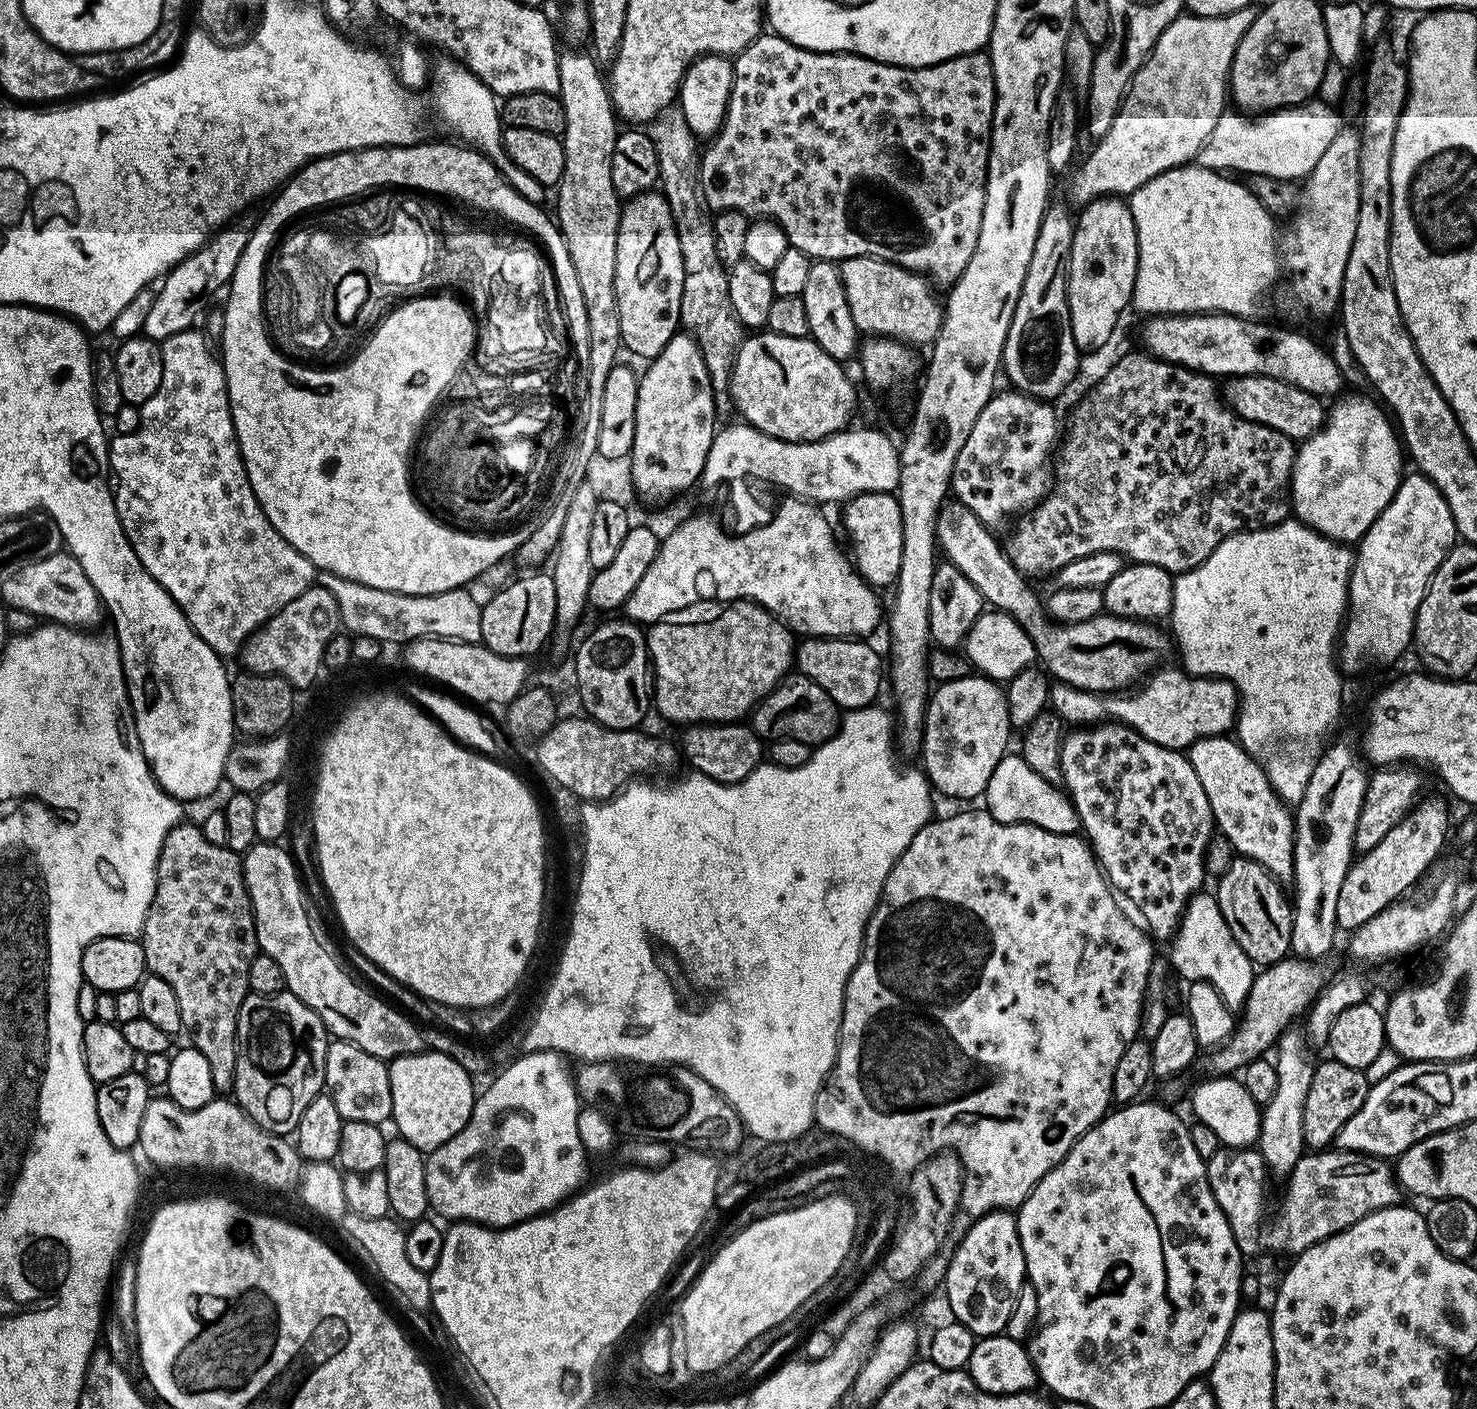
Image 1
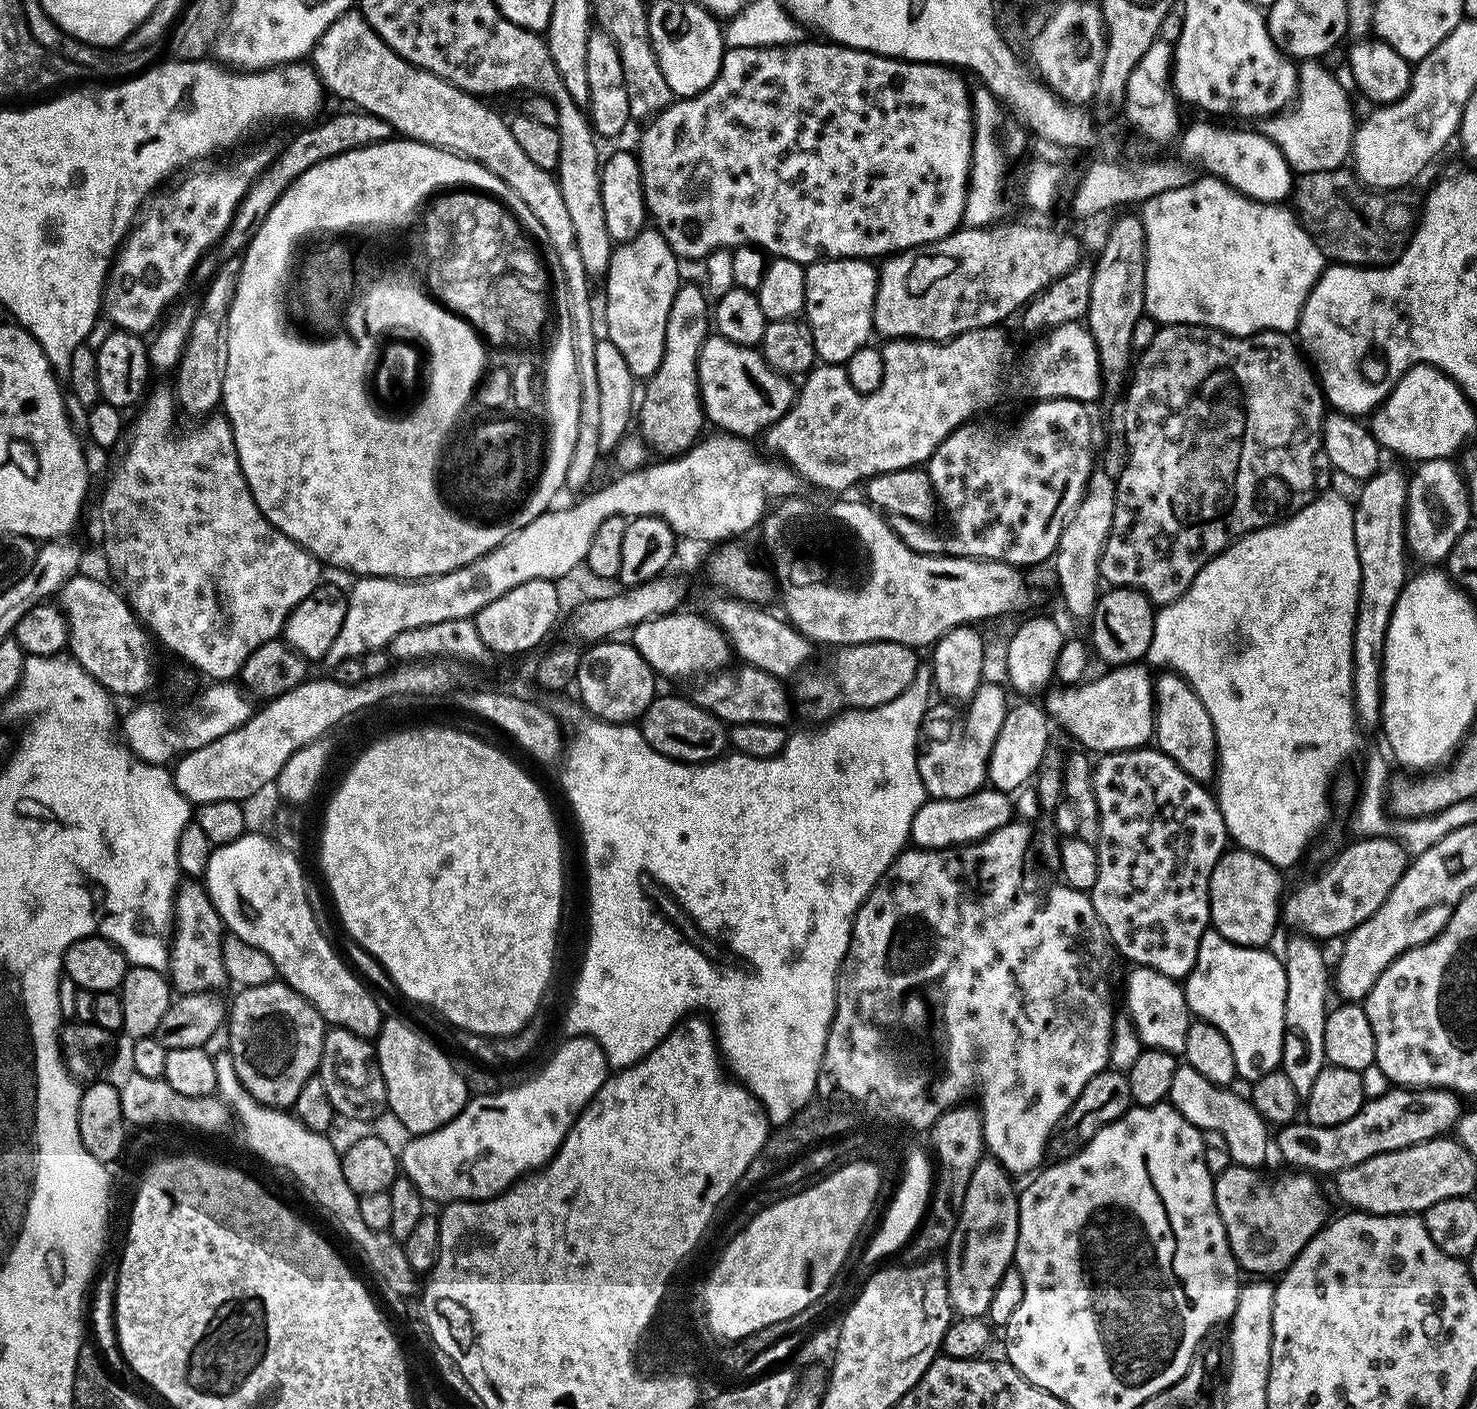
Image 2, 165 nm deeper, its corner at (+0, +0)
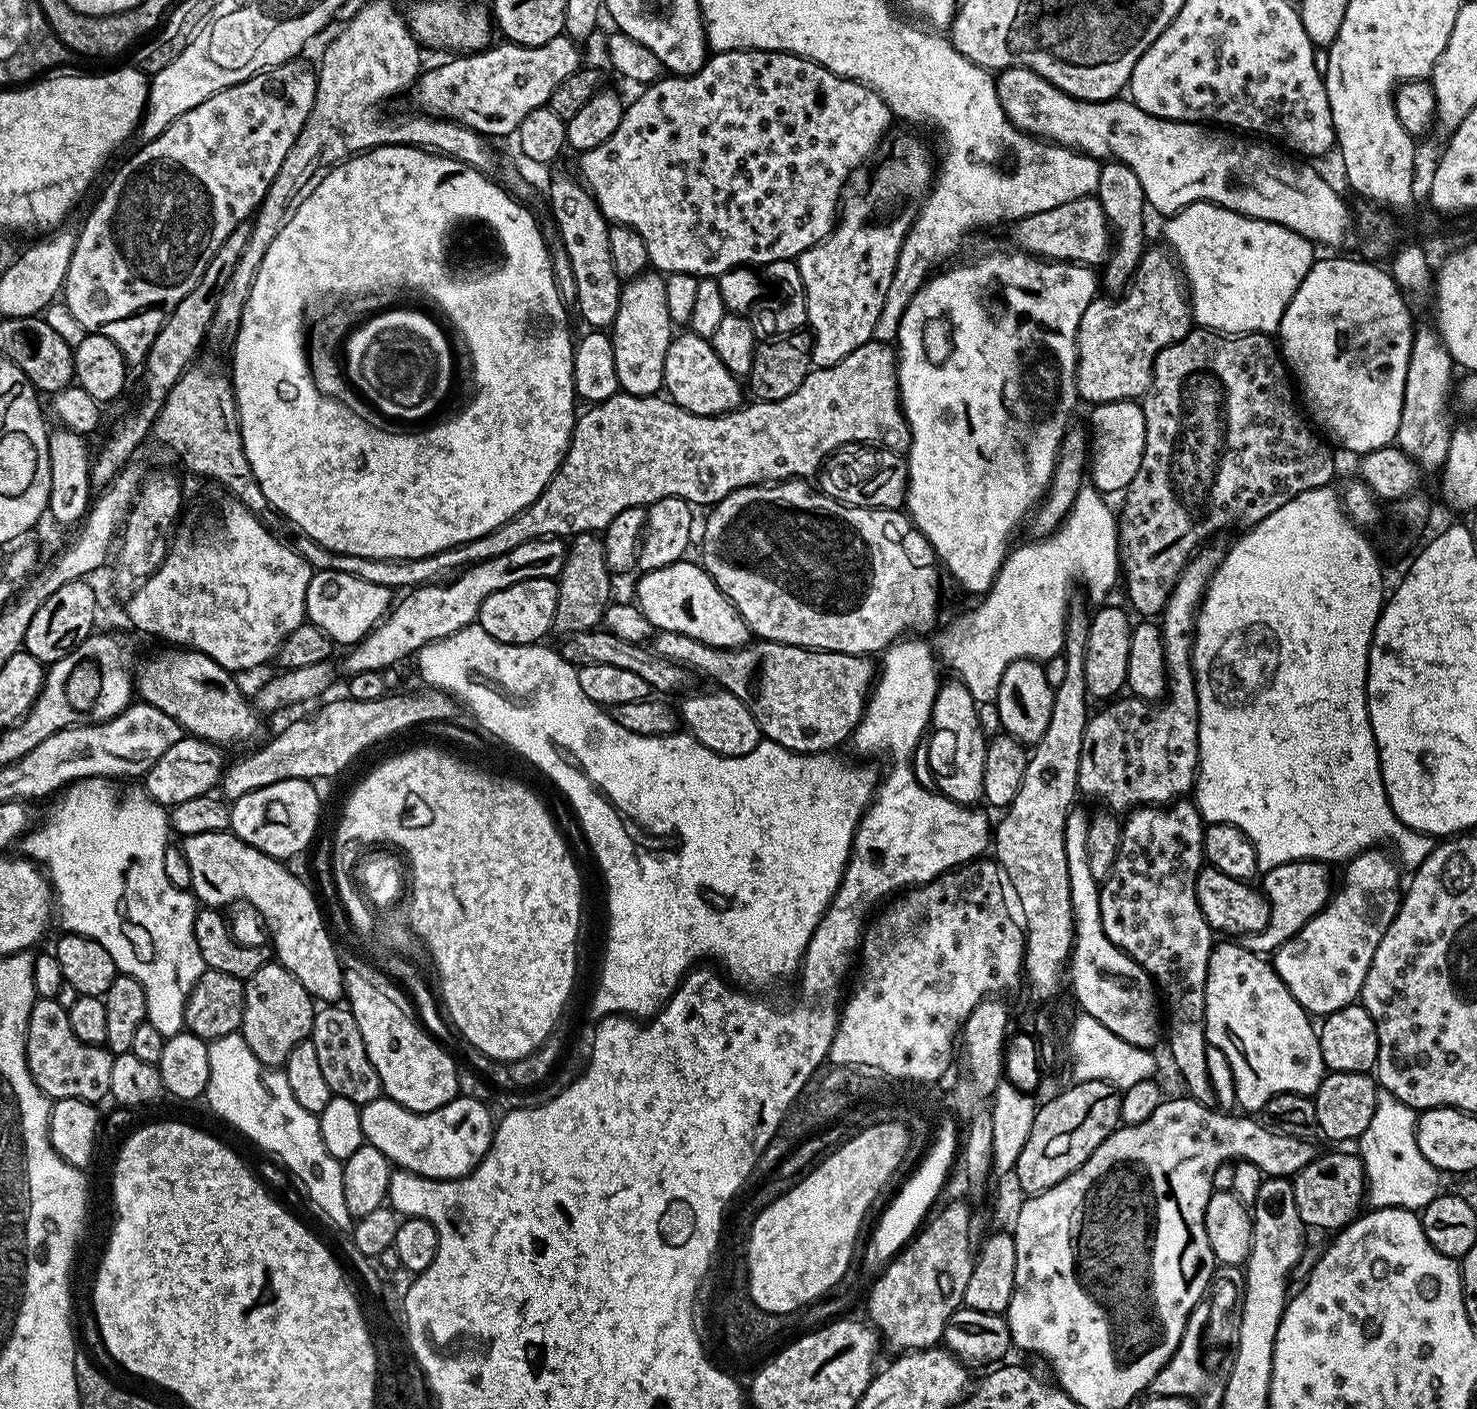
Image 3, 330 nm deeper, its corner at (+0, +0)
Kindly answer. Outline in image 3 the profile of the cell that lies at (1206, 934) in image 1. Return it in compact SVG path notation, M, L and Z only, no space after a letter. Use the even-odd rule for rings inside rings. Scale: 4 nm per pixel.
M1240 942L1228 943L1232 944L1217 943L1210 954L1208 973L1206 974L1206 1038L1211 1047L1222 1050L1222 1054L1226 1054L1226 1062L1230 1062L1230 1070L1234 1070L1237 1105L1245 1113L1256 1114L1264 1109L1266 1102L1270 1102L1270 1098L1274 1098L1278 1094L1293 1092L1303 1096L1312 1096L1316 1093L1318 1086L1323 1082L1326 1075L1322 1050L1320 1049L1320 1038L1314 1024L1312 1028L1313 1017L1297 1002L1294 994L1290 994L1290 990L1286 990L1286 982L1282 982L1282 978L1278 978L1276 969L1261 953L1254 952L1251 948L1245 948L1243 943Z

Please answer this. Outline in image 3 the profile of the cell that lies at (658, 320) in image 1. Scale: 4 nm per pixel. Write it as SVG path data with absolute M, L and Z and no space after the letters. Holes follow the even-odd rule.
M645 270L641 276L627 281L621 287L620 301L618 302L617 316L614 318L610 327L612 345L614 346L614 370L618 370L618 382L620 383L619 391L628 392L631 396L655 396L664 387L664 367L666 366L666 350L670 346L674 335L674 321L670 318L670 310L666 310L666 290L664 289L665 277L655 270Z

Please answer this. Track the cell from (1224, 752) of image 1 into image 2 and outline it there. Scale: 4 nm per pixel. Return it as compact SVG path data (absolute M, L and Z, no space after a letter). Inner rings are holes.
M1171 670L1161 671L1161 676L1157 675L1154 680L1154 703L1156 706L1156 722L1154 725L1154 744L1155 747L1159 748L1161 752L1165 752L1169 758L1174 761L1185 772L1186 774L1190 774L1190 778L1194 778L1195 780L1201 782L1208 782L1213 779L1216 775L1216 731L1214 730L1214 726L1210 722L1210 714L1206 714L1206 706L1202 706L1202 698L1198 698L1198 694L1190 687L1187 682L1180 677L1176 672Z

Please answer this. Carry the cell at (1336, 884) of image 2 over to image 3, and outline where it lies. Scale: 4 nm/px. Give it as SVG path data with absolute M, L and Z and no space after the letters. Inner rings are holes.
M1295 860L1282 866L1274 866L1263 873L1262 891L1268 899L1270 918L1262 930L1253 935L1243 937L1245 948L1261 954L1275 953L1286 941L1294 938L1310 918L1314 918L1328 905L1334 891L1334 876L1328 873L1329 865L1319 860Z

